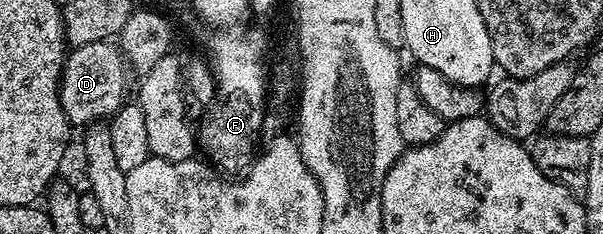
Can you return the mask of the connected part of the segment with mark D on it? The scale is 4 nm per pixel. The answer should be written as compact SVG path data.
M109 42L89 43L73 48L62 65L62 81L58 84L60 105L71 128L82 129L87 125L112 117L127 102L126 71L128 64L121 50Z

